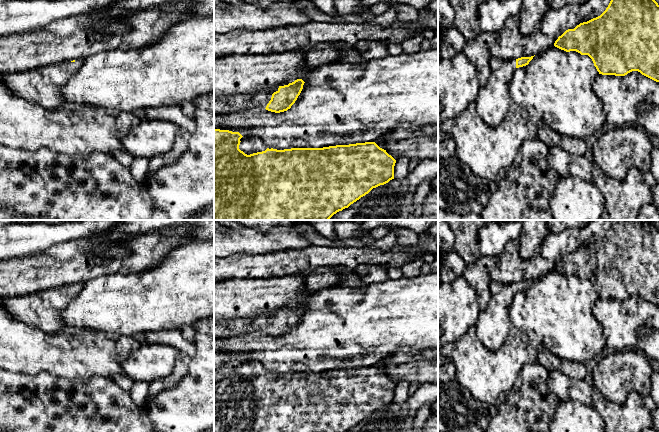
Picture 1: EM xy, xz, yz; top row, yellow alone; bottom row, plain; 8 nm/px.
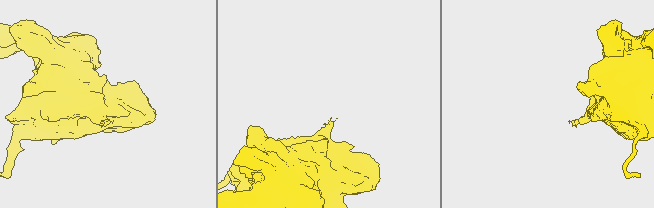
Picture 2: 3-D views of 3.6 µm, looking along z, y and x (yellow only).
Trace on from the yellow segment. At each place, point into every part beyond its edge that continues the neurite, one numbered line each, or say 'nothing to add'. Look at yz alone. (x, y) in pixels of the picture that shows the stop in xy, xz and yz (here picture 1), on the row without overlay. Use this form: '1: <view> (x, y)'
1: yz (493, 325)

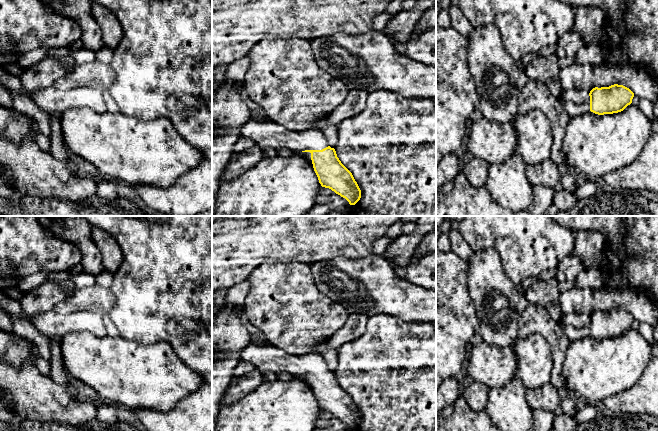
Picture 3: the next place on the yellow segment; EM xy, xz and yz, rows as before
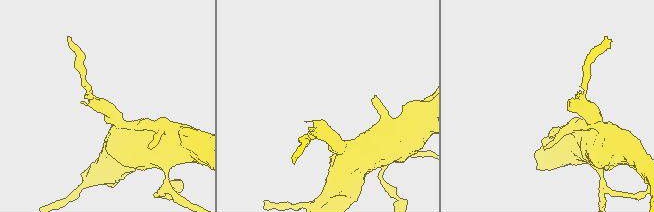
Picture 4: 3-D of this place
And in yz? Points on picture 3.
1: yz (572, 333)

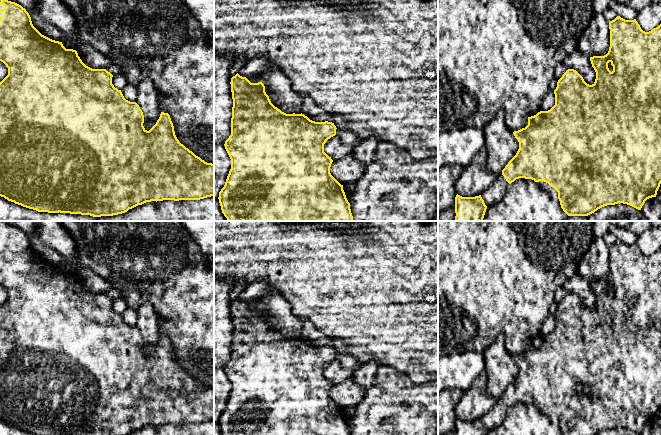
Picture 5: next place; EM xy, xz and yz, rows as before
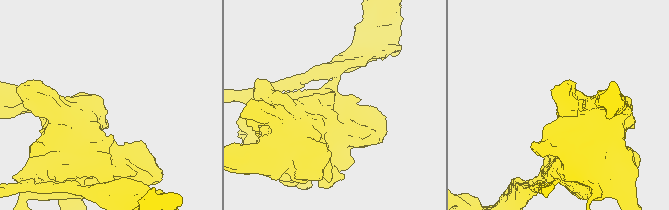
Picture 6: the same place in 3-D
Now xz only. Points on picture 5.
nothing to add

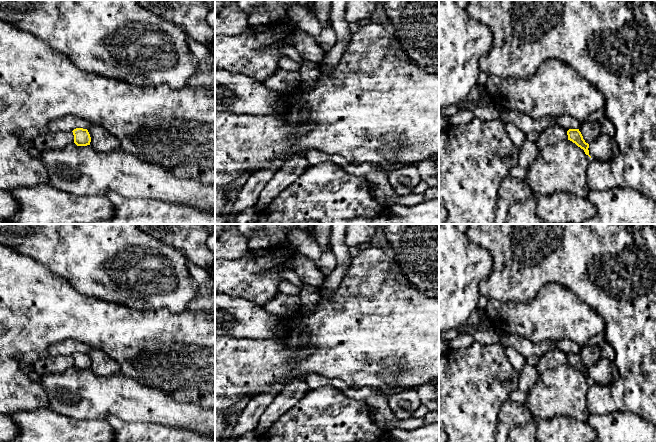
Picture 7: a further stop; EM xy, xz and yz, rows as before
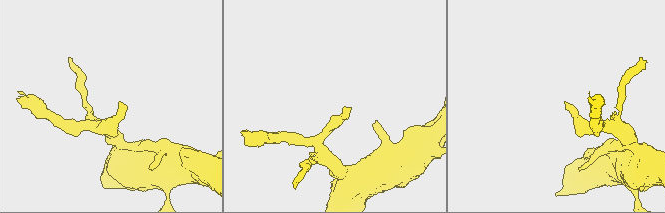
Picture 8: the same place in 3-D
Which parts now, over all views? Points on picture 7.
nothing to add

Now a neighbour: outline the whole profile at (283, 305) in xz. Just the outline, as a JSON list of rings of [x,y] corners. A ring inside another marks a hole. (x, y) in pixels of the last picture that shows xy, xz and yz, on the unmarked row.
[[[279,293],[263,306],[268,312],[280,317],[289,317],[293,312],[300,310],[300,297]]]

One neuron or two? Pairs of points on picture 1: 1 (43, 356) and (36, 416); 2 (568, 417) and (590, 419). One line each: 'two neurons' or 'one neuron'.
1: two neurons
2: one neuron

